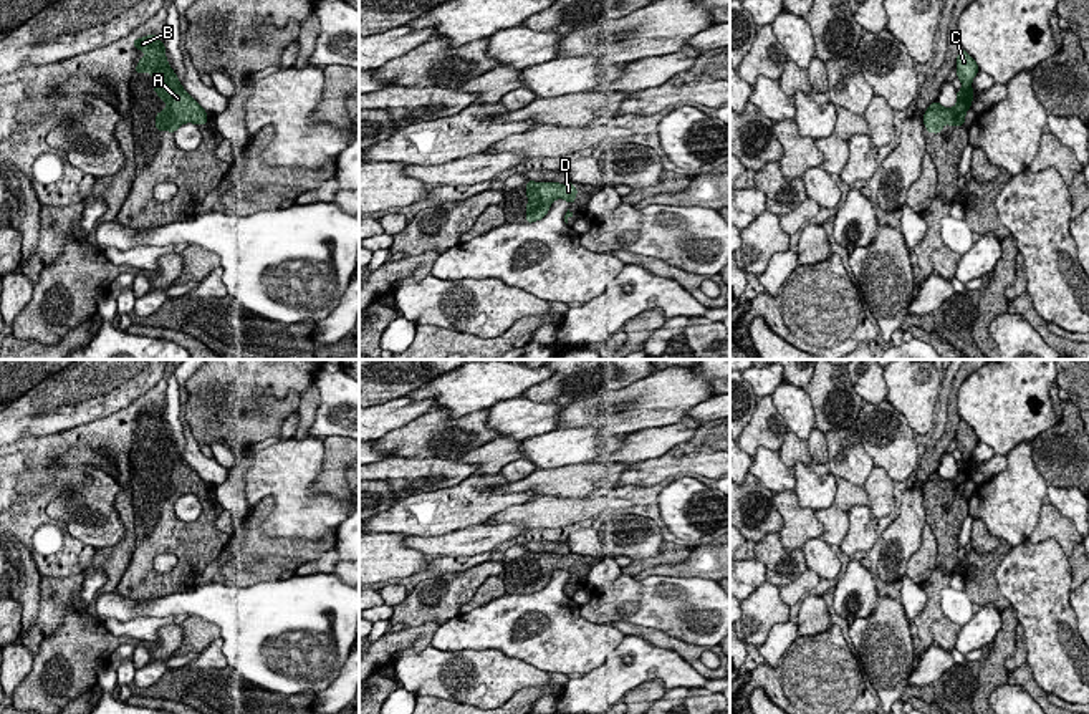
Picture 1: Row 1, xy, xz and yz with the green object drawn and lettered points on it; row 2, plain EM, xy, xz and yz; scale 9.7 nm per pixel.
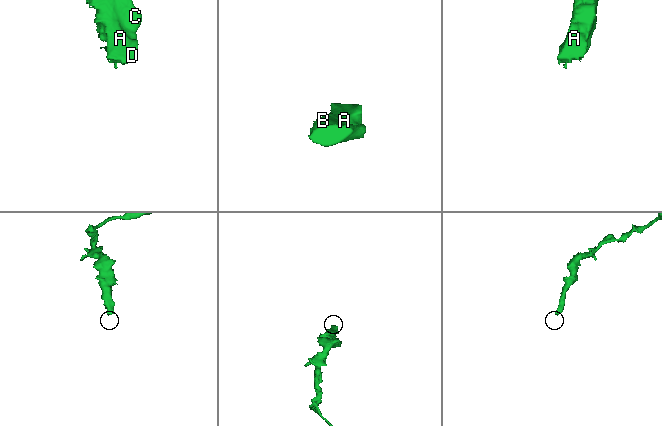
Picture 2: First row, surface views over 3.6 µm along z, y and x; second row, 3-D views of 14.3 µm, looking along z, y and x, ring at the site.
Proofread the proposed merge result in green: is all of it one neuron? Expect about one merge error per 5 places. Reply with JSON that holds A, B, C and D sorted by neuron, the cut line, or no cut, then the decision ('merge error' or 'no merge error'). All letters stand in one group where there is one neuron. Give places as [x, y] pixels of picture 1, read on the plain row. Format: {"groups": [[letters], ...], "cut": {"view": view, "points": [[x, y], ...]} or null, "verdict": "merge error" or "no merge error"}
{"groups": [["A", "B", "C", "D"]], "cut": null, "verdict": "no merge error"}

